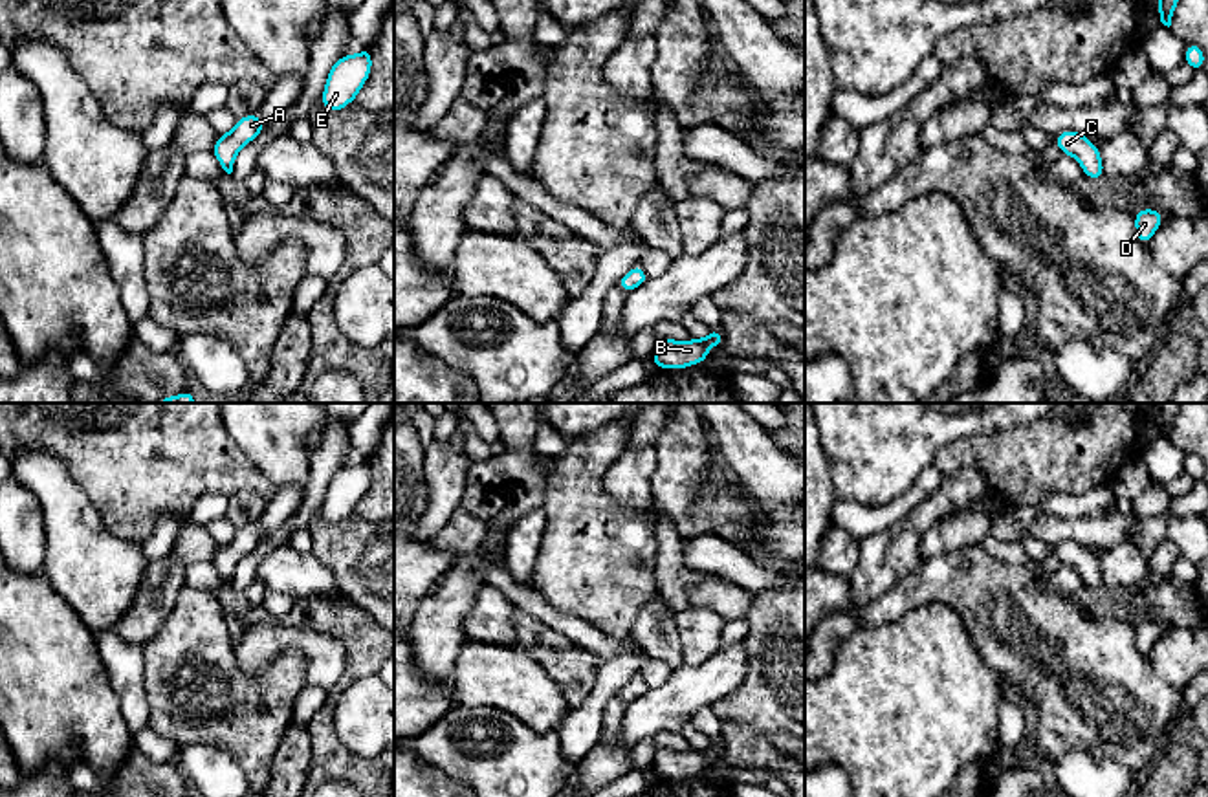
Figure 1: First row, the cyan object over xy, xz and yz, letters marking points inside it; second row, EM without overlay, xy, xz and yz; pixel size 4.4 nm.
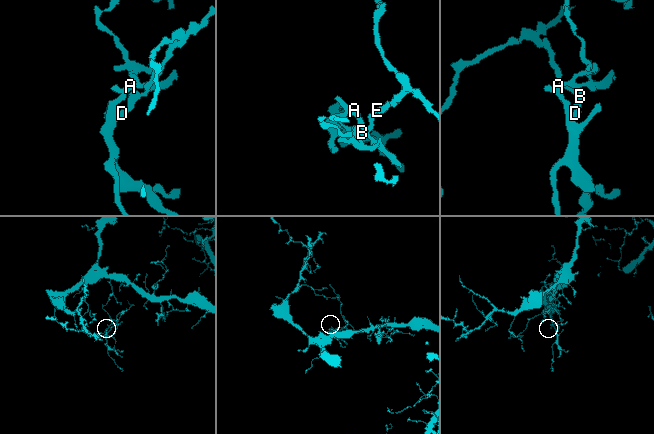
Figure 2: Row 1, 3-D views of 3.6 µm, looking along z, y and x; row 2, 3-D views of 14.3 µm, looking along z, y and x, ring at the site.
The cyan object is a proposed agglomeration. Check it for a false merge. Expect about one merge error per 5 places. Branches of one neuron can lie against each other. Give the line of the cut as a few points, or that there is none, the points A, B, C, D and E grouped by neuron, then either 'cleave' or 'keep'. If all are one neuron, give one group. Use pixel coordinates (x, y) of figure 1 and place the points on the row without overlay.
cut none; groups A B C D E; keep

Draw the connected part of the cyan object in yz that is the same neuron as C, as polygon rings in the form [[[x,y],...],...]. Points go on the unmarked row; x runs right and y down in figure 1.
[[[1063,540],[1056,546],[1056,557],[1063,564],[1072,566],[1082,573],[1083,586],[1093,590],[1104,588],[1104,573],[1100,568],[1100,561],[1096,555],[1091,553],[1089,548],[1074,540]]]

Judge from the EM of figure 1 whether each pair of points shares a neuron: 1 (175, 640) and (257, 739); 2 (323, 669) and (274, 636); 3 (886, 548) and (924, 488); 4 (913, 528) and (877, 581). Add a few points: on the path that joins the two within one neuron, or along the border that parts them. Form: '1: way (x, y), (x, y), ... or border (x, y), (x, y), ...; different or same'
1: way (206, 656), (235, 676), (250, 708); same
2: way (316, 656), (297, 638), (286, 636); same
3: border (941, 482), (921, 502), (873, 534); different
4: way (900, 541), (878, 568); same

